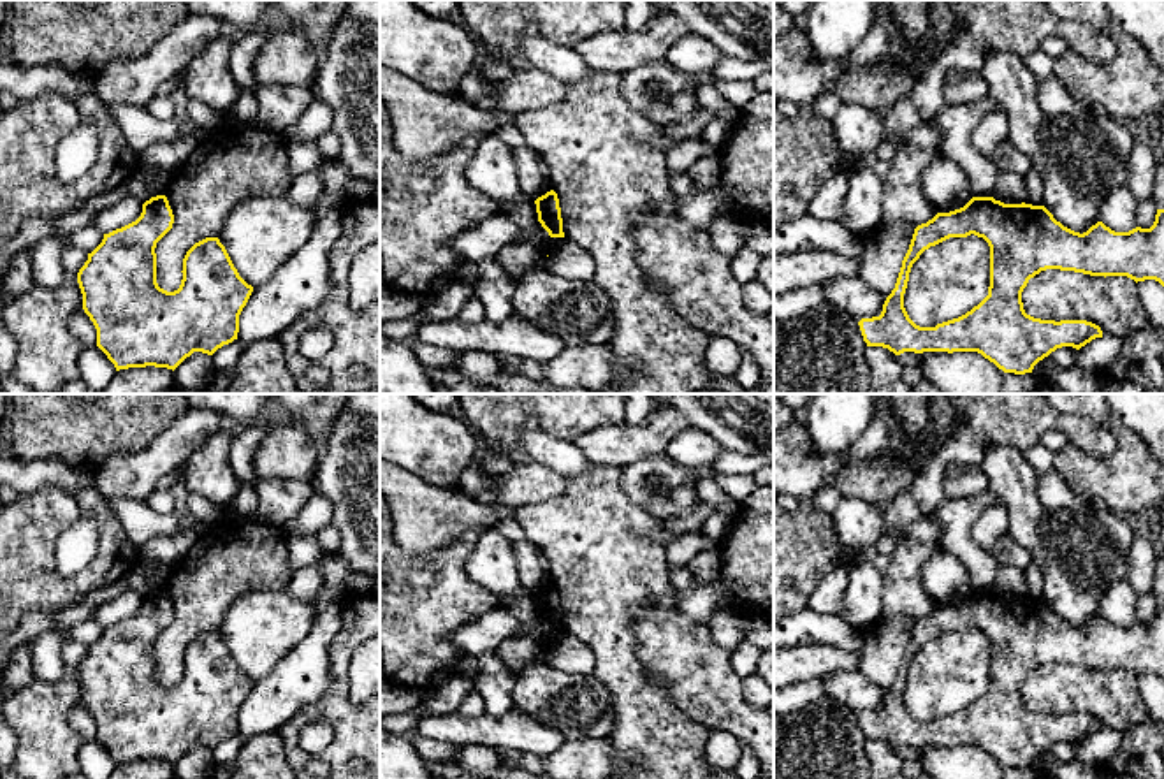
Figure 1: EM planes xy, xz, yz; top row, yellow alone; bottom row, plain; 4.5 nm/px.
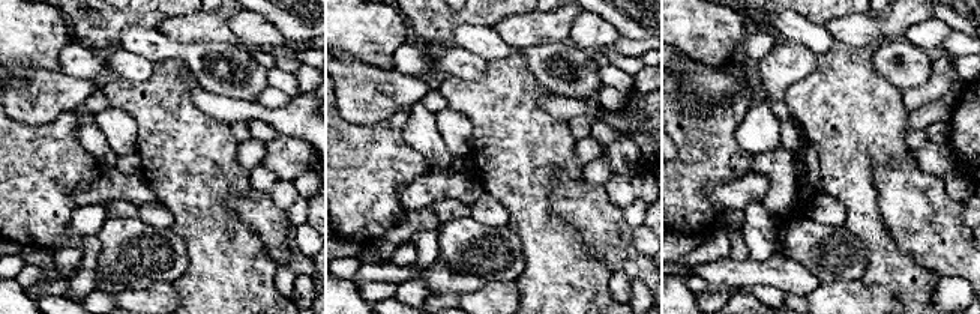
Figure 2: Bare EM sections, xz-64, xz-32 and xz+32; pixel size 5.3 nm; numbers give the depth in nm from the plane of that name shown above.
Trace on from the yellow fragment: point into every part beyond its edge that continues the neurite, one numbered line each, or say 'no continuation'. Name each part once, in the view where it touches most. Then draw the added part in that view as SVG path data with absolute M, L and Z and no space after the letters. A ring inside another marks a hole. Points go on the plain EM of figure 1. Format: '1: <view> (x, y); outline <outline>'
no continuation

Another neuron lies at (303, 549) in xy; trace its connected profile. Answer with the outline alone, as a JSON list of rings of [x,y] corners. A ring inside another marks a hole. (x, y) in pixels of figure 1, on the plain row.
[[[315,535],[287,536],[287,547],[292,572],[318,563],[324,557],[324,552]]]

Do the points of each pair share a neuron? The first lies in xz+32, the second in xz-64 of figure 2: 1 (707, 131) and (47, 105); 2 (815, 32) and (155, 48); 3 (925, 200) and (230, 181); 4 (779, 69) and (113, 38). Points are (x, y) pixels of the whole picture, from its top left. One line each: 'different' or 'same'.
1: different
2: same
3: different
4: different

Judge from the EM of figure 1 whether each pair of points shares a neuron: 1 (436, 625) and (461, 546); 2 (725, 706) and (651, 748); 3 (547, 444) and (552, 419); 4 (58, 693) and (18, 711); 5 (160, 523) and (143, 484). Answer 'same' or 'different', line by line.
1: same
2: different
3: different
4: same
5: different

